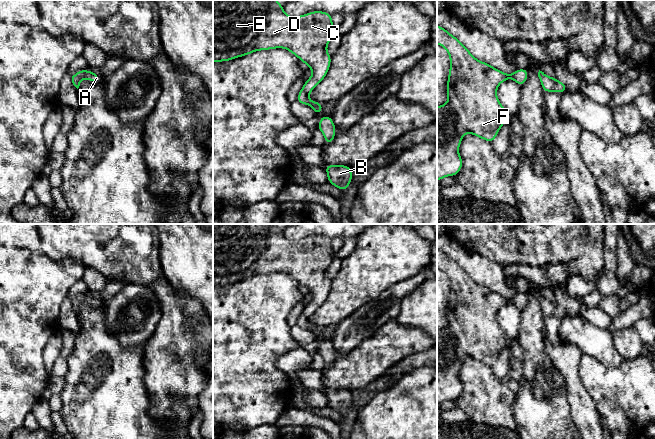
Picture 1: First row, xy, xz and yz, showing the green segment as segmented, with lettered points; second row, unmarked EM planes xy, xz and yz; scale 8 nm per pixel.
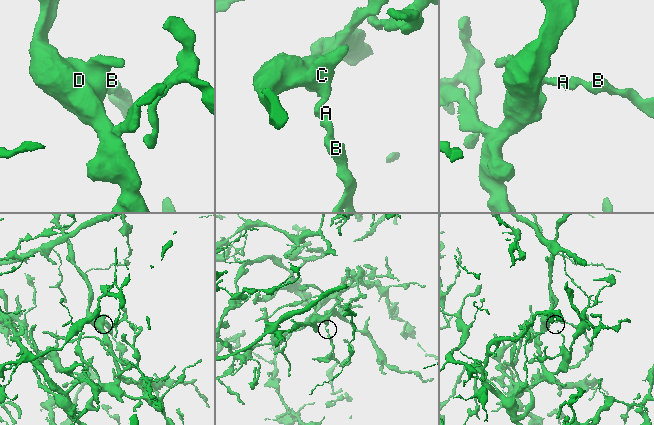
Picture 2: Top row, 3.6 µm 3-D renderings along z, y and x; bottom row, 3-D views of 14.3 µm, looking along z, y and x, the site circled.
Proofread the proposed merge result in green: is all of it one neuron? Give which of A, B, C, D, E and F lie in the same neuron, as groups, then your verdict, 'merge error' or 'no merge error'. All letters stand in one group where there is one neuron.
groups A B C D E F; no merge error

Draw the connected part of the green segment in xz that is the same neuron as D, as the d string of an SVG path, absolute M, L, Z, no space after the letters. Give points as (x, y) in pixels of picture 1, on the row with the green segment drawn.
M213 0L213 62L230 61L243 57L255 51L284 48L297 56L312 70L312 76L306 80L301 88L296 101L309 105L315 115L323 109L323 104L310 101L310 92L325 78L329 71L332 57L327 53L327 44L334 36L336 28L332 24L332 15L324 11L292 17L283 10L283 5L276 0Z

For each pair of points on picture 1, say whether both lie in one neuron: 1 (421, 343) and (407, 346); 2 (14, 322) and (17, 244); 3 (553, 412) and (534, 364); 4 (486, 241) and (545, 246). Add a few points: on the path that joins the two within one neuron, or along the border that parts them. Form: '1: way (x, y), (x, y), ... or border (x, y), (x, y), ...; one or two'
1: way (418, 343), (410, 343); one
2: way (14, 303), (14, 263); one
3: way (542, 400), (540, 376); one
4: way (501, 241), (516, 241), (521, 246), (530, 246); one

